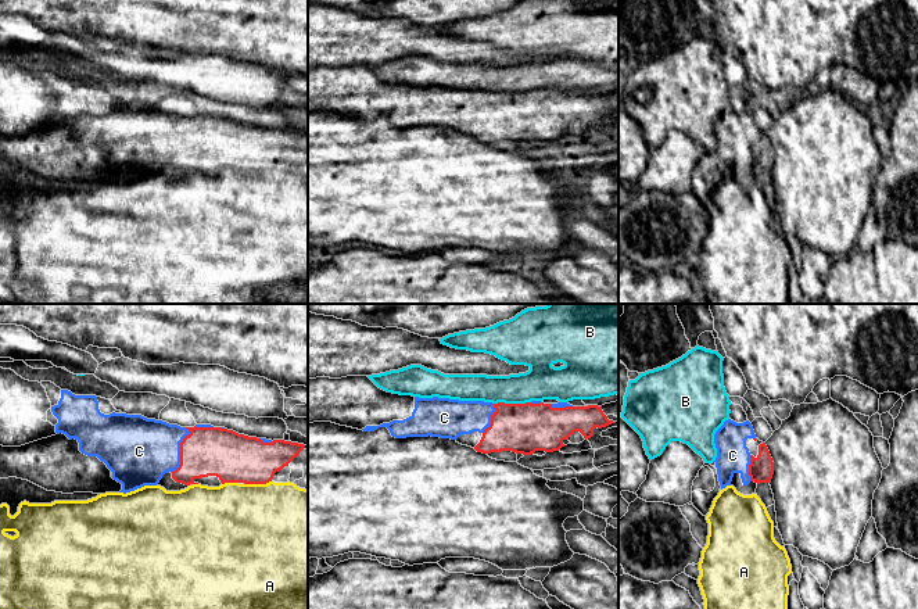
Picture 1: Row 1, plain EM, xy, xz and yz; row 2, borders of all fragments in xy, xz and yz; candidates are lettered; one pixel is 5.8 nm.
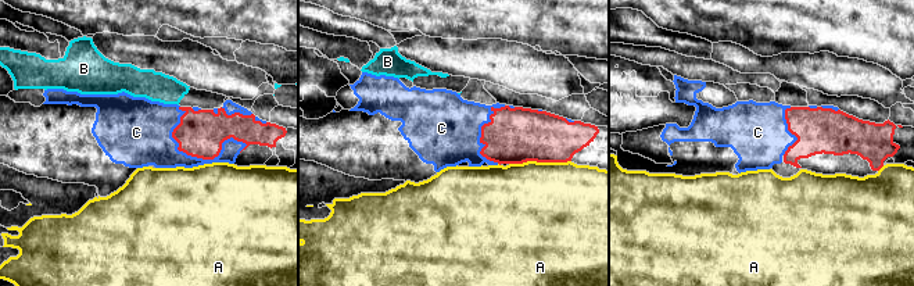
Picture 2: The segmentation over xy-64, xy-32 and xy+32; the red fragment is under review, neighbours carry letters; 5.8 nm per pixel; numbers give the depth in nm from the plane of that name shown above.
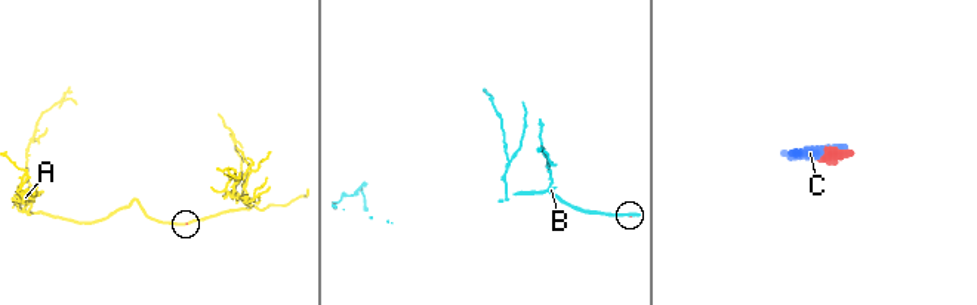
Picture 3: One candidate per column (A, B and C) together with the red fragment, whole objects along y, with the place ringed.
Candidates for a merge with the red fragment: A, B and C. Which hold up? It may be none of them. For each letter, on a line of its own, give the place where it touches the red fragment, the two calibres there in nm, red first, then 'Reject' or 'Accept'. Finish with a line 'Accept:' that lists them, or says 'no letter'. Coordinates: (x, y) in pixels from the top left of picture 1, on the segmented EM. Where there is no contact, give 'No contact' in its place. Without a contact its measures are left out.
A: Touches red at xy (257, 483). Thickness 280 nm (red) against 500 nm. Reject
B: Touches red at xz (512, 404). Thickness 280 nm (red) against 200 nm. Reject
C: Touches red at xy (180, 451). Thickness 280 nm (red) against 400 nm. Accept
Accept: C

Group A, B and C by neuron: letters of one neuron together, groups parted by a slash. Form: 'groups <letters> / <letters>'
groups A / B / C

